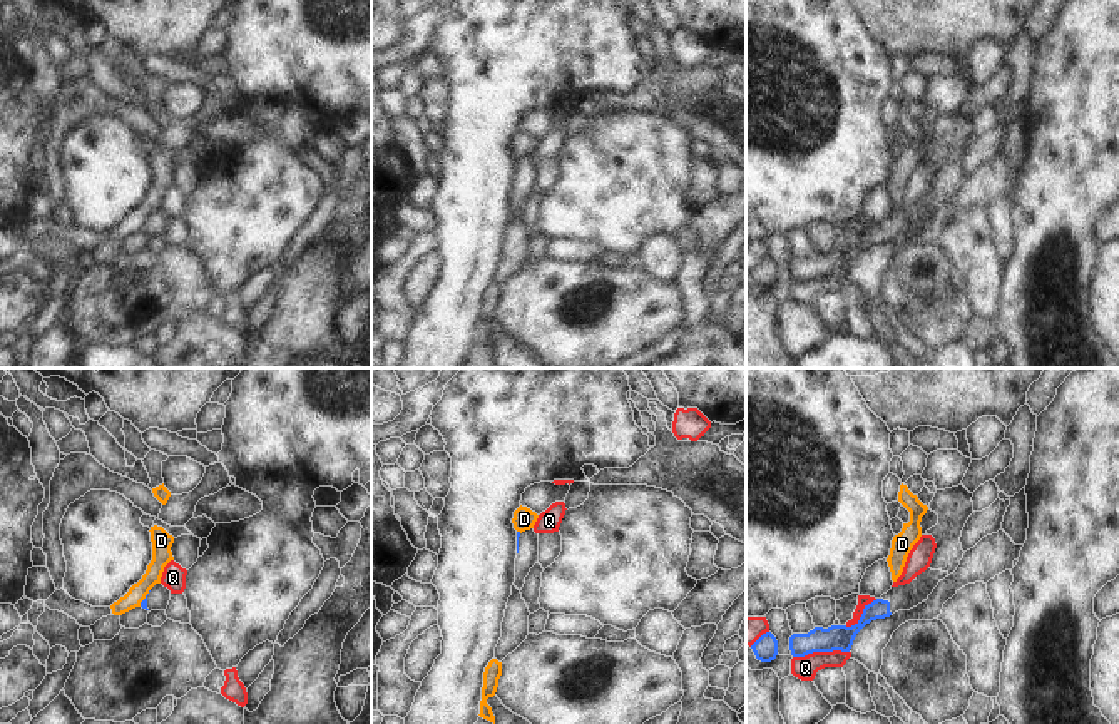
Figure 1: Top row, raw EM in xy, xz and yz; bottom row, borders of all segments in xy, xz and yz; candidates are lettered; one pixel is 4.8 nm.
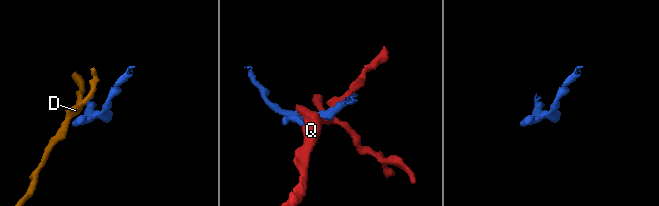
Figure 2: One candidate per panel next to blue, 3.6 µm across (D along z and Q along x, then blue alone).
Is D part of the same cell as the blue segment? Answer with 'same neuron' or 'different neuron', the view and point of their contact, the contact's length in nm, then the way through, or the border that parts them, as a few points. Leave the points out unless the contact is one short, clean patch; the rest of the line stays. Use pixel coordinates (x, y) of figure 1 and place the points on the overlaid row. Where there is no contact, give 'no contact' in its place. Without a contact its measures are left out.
different neuron; meets blue in xy at (146, 597); contact 100 nm long; border along xy (149, 589), (139, 606)

